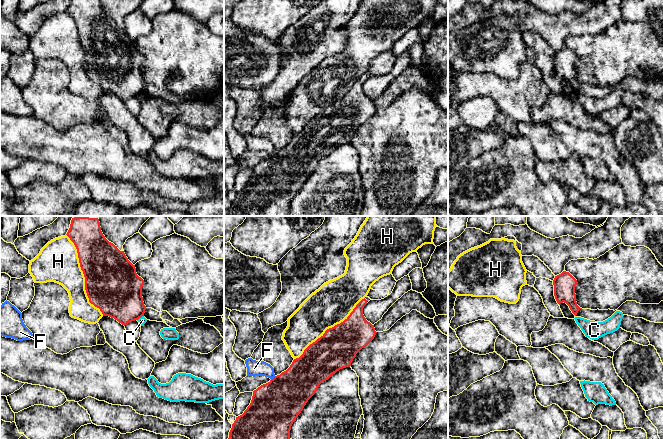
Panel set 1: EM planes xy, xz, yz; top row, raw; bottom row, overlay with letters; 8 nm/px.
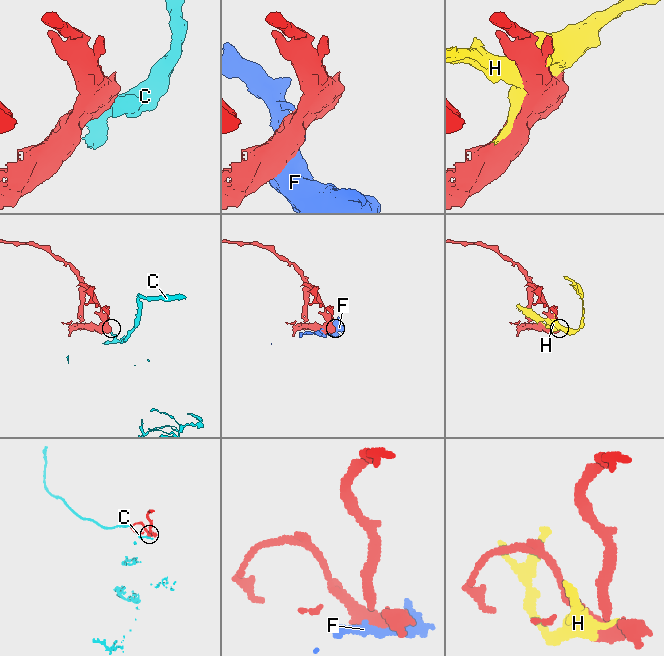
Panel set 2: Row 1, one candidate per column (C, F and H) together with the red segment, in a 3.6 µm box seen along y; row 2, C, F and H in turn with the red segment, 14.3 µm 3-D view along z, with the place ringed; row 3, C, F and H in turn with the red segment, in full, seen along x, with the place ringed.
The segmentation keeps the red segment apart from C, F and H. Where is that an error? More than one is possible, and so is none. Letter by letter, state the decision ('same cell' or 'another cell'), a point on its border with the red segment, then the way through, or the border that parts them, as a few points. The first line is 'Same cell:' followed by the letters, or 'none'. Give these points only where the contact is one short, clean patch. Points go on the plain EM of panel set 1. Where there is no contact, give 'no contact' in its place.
Same cell: none
C: another cell; meets red in xy at (140, 93); border along xy (143, 91), (137, 96)
F: another cell; meets red in xz at (274, 153)
H: another cell; meets red in xy at (84, 52)

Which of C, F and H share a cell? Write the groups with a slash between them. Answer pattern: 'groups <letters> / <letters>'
groups C / F / H

